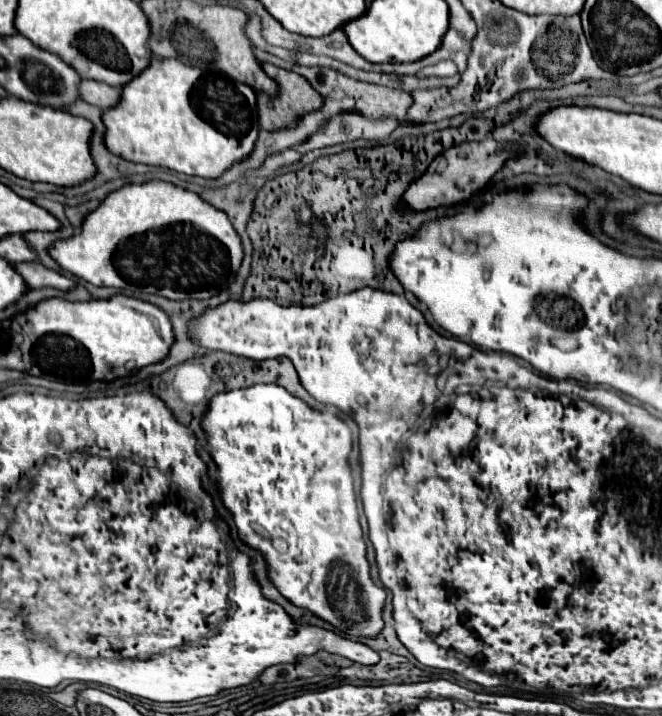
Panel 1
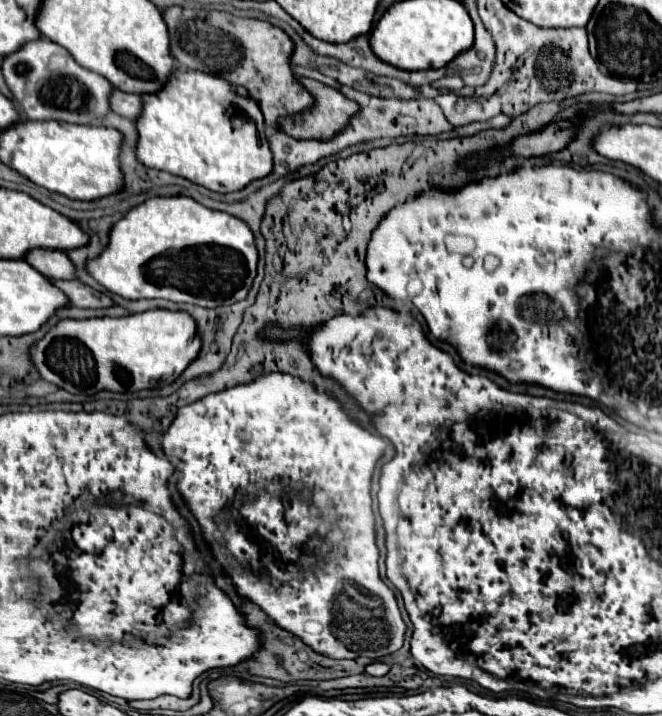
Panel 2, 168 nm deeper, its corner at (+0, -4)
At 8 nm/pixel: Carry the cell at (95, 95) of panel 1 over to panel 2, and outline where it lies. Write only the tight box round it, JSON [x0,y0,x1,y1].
[111,91,141,119]

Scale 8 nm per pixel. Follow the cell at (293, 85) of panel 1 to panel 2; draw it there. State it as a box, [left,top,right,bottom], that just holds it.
[281,79,359,141]

